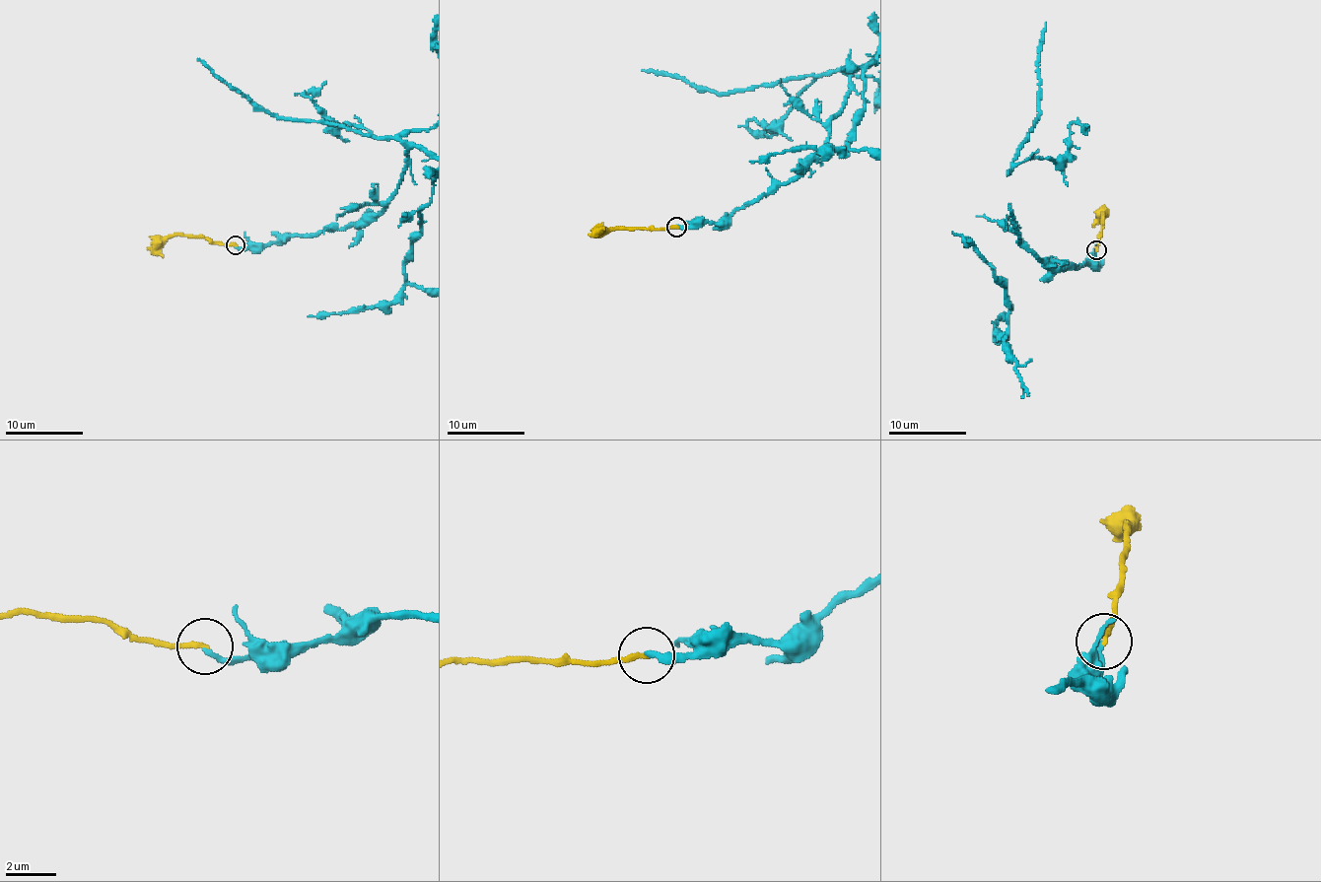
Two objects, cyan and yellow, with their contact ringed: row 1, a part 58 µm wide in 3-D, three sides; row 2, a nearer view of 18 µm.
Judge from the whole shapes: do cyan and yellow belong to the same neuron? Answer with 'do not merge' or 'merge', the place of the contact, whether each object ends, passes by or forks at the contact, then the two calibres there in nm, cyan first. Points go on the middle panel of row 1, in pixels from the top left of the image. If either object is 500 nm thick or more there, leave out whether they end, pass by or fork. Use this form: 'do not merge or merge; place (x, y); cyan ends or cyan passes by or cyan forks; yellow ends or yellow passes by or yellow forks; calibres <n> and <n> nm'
merge; place (676, 227); cyan ends; yellow ends; calibres 240 and 200 nm

